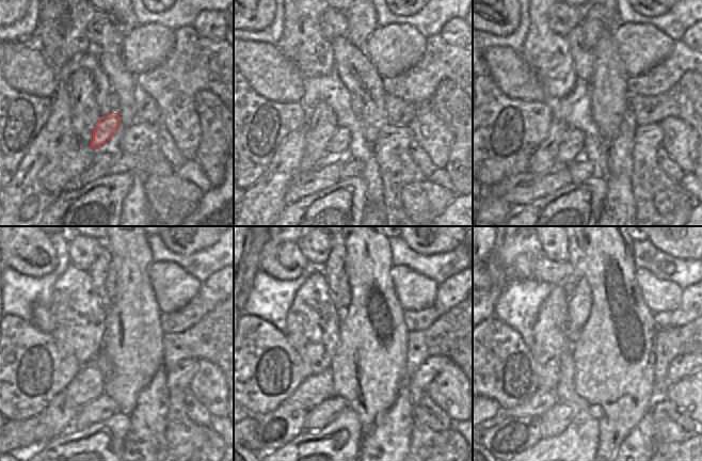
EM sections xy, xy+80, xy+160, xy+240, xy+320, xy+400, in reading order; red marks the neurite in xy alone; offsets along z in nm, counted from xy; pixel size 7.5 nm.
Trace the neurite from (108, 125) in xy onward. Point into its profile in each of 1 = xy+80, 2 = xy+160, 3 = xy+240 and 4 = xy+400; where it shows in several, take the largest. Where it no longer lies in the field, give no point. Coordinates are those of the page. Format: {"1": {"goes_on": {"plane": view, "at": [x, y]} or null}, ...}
{"1": {"goes_on": {"plane": "xy+80", "at": [339, 143]}}, "2": {"goes_on": {"plane": "xy+160", "at": [572, 145]}}, "3": {"goes_on": {"plane": "xy+240", "at": [88, 385]}}, "4": {"goes_on": {"plane": "xy+400", "at": [542, 399]}}}

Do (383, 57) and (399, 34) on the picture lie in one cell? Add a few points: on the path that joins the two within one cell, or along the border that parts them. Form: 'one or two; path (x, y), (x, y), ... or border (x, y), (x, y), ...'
one; path (388, 51), (399, 40)

